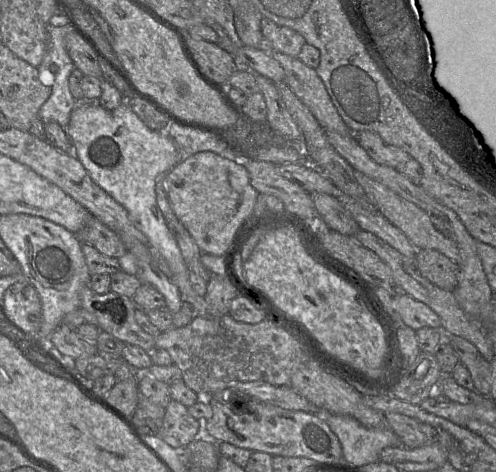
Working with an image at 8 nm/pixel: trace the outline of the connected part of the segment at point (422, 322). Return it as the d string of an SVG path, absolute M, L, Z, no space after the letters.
M397 291L394 295L393 308L397 313L401 325L413 330L429 327L442 331L439 316L424 303L413 297Z

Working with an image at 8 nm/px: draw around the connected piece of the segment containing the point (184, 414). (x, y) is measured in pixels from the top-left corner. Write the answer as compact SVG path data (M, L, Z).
M171 400L165 408L163 423L158 436L174 449L192 442L199 434L200 422L178 401Z

